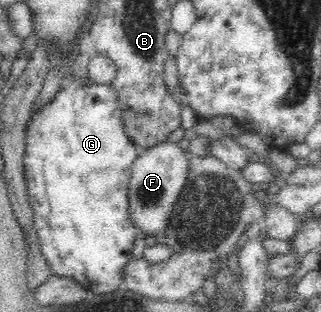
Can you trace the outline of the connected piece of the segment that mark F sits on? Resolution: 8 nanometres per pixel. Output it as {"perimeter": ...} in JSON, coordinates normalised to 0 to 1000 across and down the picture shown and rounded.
{"perimeter":[[[511,452],[458,478],[411,526],[396,603],[402,696],[442,747],[508,747],[520,731],[536,660],[545,660],[583,577],[589,500],[573,494],[567,471],[555,458]]]}

